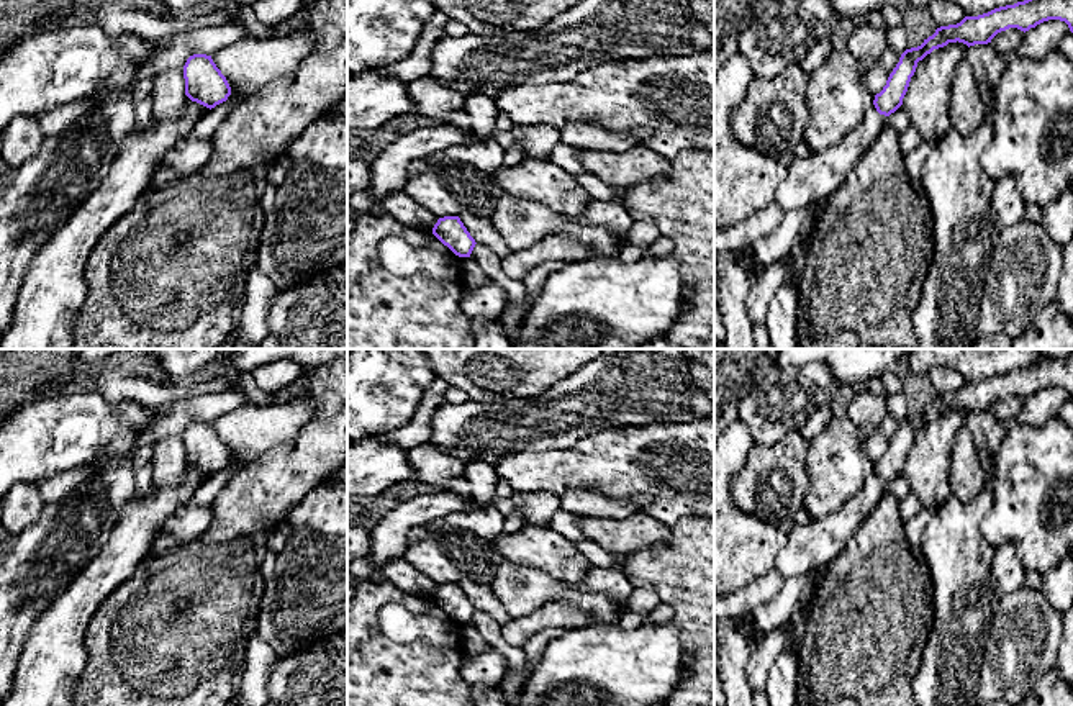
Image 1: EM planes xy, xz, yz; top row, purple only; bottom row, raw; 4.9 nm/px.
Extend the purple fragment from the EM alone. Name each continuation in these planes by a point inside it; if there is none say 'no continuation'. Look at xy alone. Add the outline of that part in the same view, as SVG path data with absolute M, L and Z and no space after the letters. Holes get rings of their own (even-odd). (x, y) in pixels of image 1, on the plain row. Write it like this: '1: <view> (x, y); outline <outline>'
no continuation

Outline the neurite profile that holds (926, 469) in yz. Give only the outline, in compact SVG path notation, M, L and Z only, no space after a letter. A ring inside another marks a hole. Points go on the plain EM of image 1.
M948 410L917 429L901 473L924 508L935 511L952 498L950 449L967 416L968 413L963 410Z

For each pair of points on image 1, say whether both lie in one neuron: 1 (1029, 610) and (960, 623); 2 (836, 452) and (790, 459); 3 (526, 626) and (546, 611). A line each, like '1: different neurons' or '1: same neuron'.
1: different neurons
2: different neurons
3: same neuron

